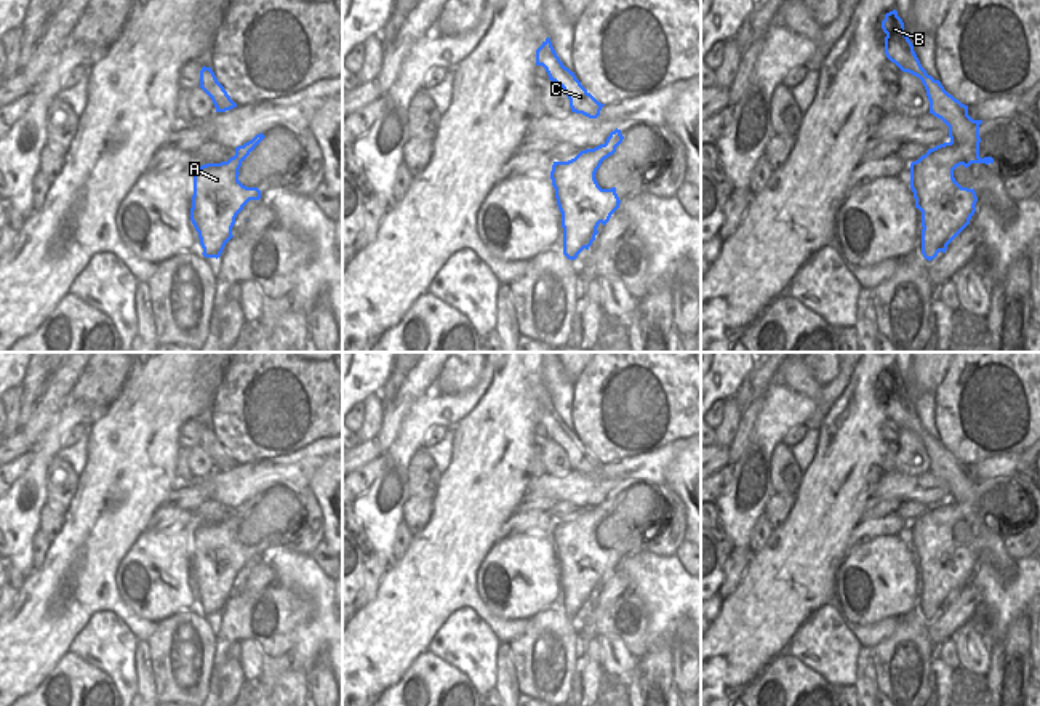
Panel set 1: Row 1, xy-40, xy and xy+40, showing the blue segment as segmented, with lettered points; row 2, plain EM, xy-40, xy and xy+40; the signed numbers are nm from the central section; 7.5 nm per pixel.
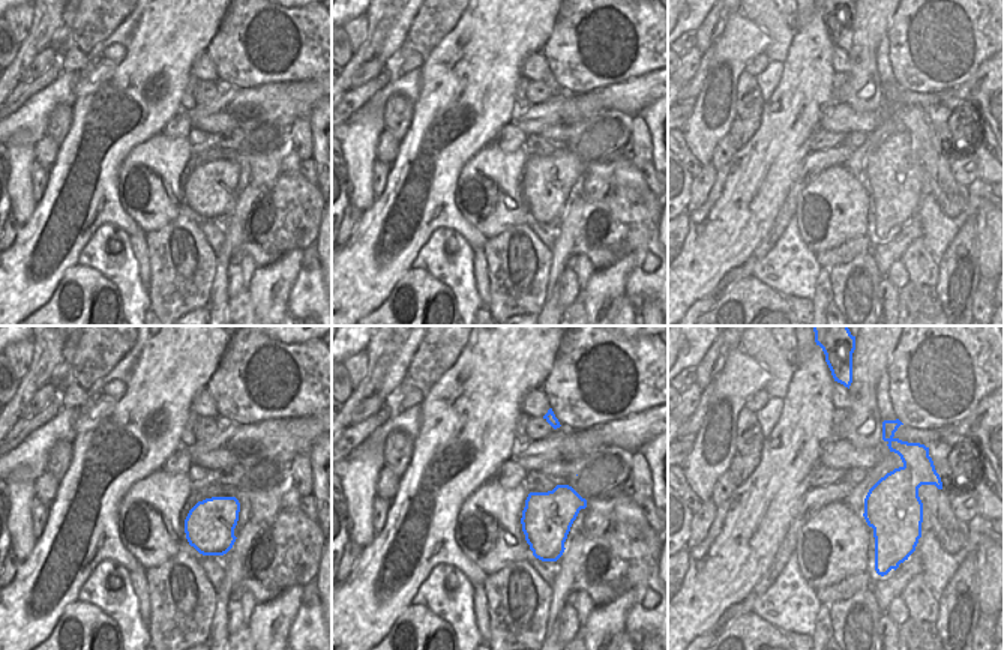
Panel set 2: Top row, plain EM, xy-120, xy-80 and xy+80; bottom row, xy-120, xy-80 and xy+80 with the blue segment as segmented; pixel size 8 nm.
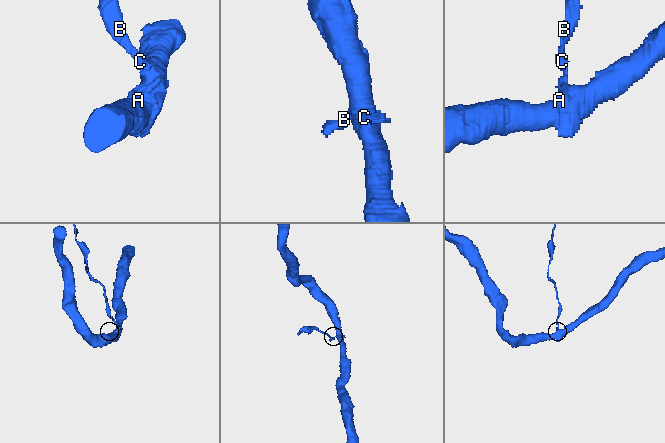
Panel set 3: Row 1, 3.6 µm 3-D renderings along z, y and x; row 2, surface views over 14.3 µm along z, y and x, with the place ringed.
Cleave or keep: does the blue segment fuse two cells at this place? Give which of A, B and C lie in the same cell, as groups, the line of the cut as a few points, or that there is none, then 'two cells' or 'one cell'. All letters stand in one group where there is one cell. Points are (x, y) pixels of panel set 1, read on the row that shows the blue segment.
groups A / B C; cut xy+40 (980, 138), (970, 138), (965, 143), (951, 141); two cells

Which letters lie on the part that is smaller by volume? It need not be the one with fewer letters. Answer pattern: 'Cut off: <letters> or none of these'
Cut off: B, C

